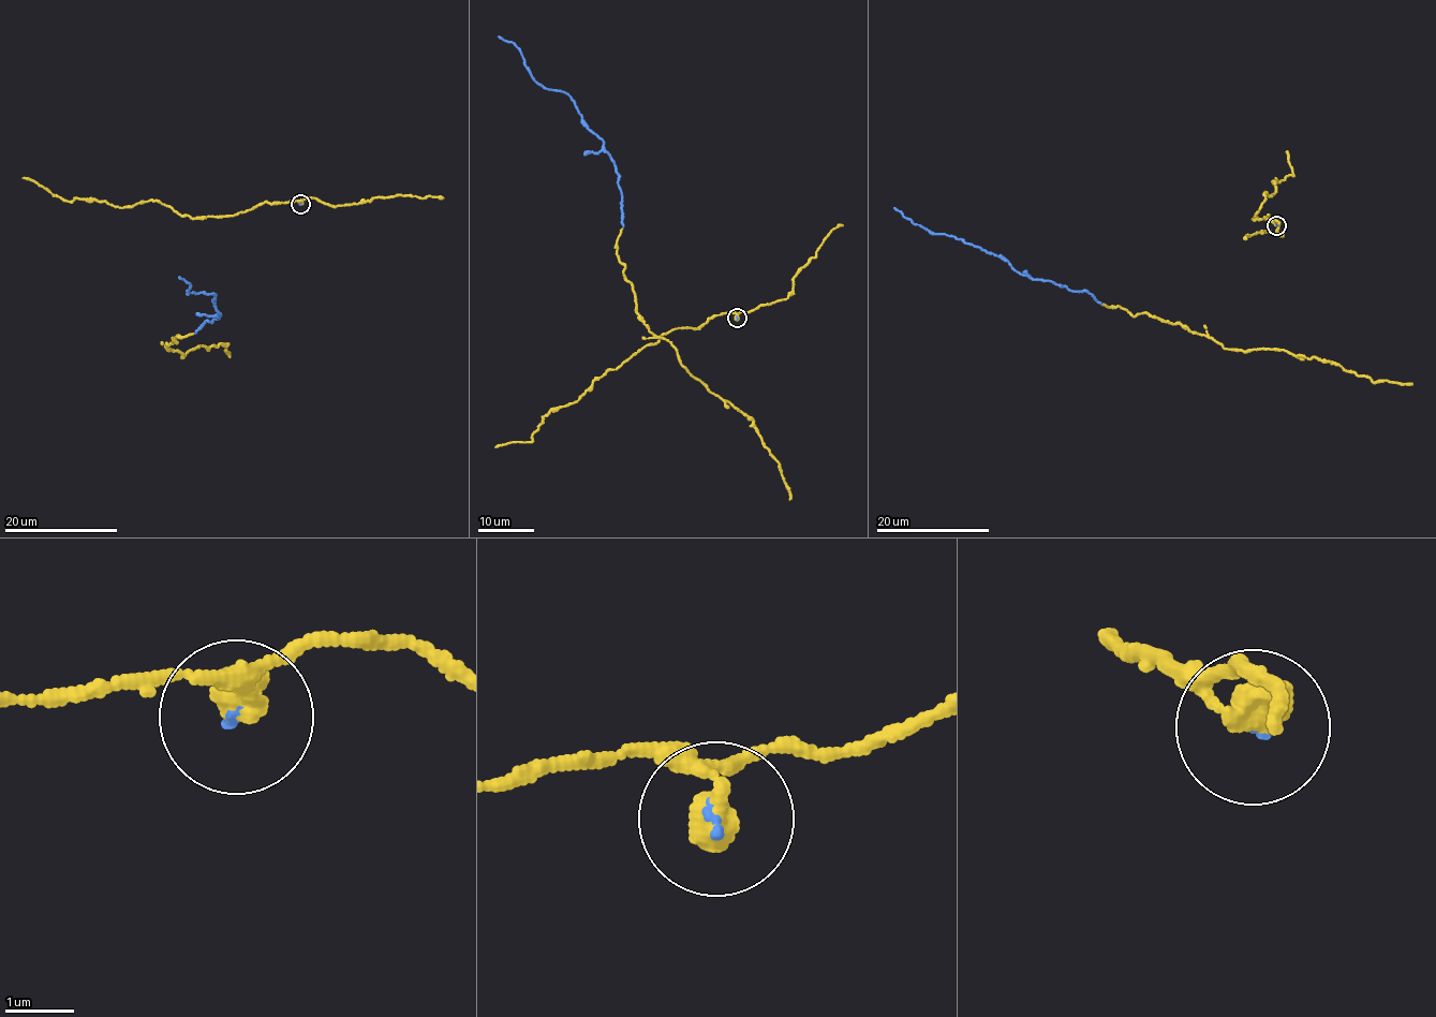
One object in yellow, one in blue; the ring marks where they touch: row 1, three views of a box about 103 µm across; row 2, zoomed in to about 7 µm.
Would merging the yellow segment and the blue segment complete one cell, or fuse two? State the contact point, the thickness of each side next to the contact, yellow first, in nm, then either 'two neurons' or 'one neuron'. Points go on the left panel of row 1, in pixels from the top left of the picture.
(300, 204) | 550/50 nm | one neuron

